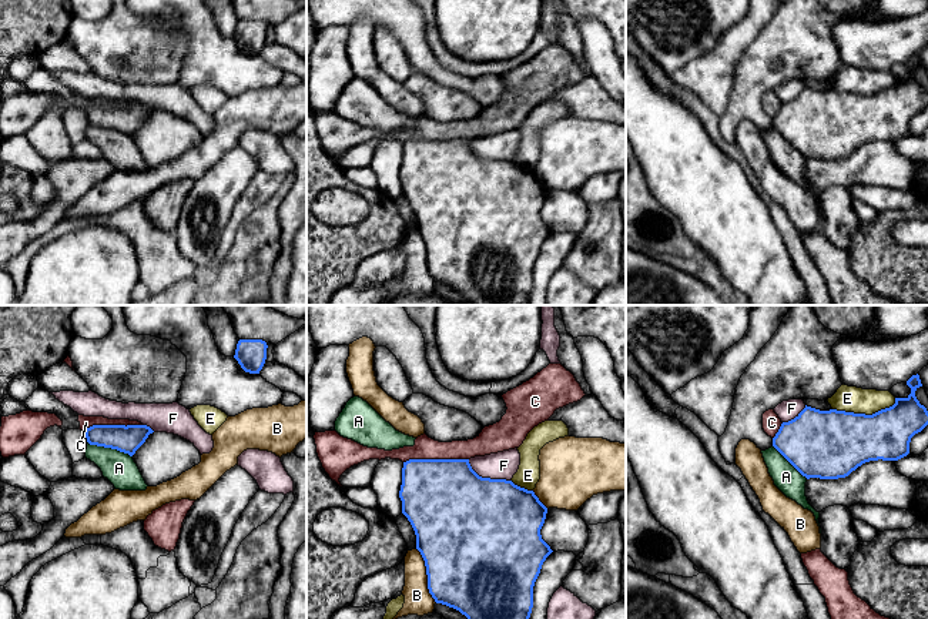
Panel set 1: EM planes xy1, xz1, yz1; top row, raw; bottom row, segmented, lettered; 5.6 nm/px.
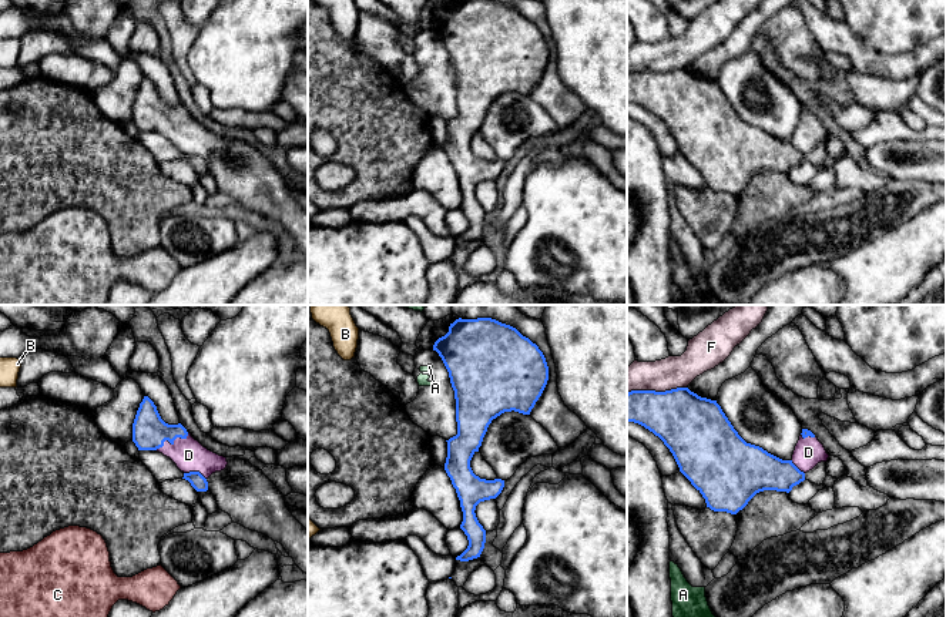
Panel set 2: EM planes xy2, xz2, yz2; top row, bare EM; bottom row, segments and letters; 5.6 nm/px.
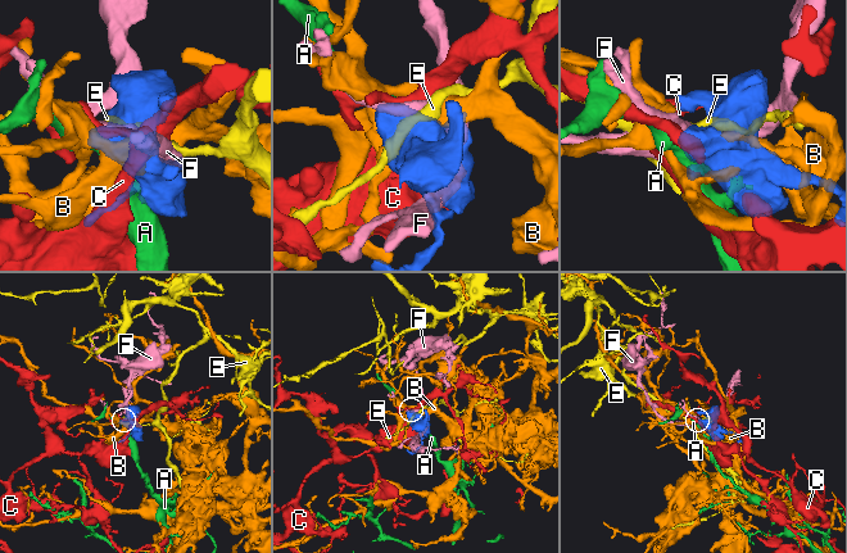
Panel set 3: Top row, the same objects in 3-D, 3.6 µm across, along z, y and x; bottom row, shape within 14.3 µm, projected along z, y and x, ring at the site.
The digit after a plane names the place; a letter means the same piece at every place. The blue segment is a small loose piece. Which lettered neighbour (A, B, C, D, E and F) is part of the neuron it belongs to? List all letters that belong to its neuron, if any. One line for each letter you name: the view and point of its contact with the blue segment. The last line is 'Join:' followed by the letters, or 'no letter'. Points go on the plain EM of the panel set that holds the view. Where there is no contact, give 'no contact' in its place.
D: meets blue in xy2 at (171, 124)
Join: D

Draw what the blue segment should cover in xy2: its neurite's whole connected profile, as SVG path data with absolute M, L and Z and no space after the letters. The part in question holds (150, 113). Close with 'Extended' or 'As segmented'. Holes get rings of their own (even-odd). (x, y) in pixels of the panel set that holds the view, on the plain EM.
M148 77L137 91L132 123L138 131L157 131L170 138L197 172L207 172L207 160L228 145L227 138L204 128L181 104L165 104Z. Extended

